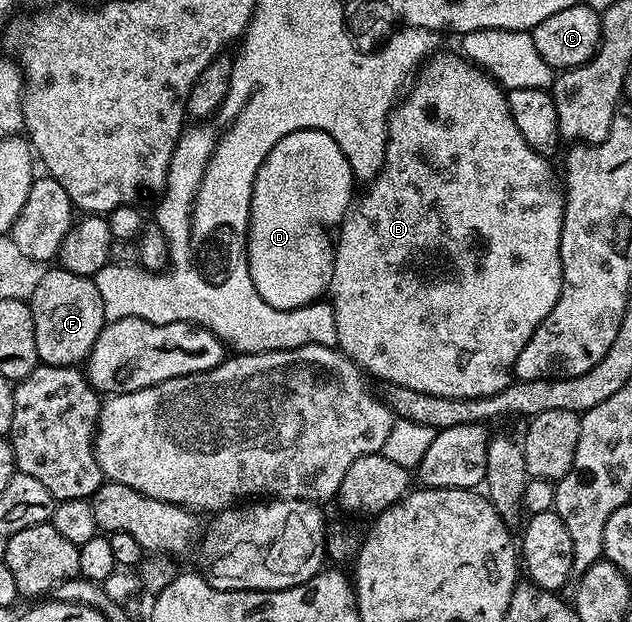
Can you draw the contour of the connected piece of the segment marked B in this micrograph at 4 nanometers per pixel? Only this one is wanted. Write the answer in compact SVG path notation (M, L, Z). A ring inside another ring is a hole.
M444 52L431 55L422 64L408 91L394 105L387 122L387 146L382 168L376 179L369 181L367 188L370 189L357 197L352 211L342 221L342 233L339 236L337 233L328 300L334 305L336 314L337 347L375 381L408 386L408 390L420 390L440 398L484 398L488 394L503 392L512 383L520 350L528 346L528 338L536 334L536 326L552 314L552 306L556 306L562 293L560 234L564 196L559 185L558 188L554 185L551 161L532 150L532 146L524 142L524 134L520 134L516 122L512 122L506 92L501 84L464 55L453 56Z

